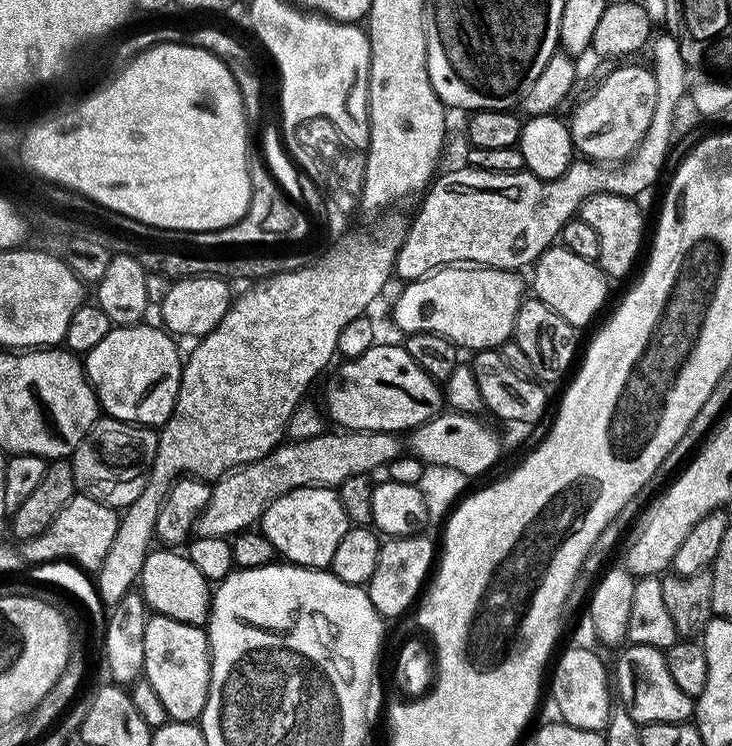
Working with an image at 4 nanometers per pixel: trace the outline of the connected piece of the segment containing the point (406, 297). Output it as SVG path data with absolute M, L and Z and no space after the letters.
M451 266L437 268L435 271L428 273L427 276L414 280L403 285L404 289L400 292L400 297L396 300L396 305L392 308L392 320L401 328L401 333L411 334L413 332L429 332L430 334L438 334L442 338L446 338L452 344L455 344L457 349L465 350L464 348L472 348L471 350L496 350L501 344L509 343L513 339L512 331L514 330L514 322L516 315L520 309L521 300L526 296L526 284L519 280L520 277L515 271L506 269L496 269L481 266Z

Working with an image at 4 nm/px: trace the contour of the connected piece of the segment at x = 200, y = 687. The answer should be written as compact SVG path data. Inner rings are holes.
M149 615L142 676L150 682L150 686L154 686L154 694L162 698L162 706L166 706L169 720L199 721L210 690L211 669L212 654L204 628L195 628L186 622L174 622L174 618Z

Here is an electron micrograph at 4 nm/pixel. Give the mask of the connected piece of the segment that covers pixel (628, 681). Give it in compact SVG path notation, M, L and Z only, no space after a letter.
M632 642L623 649L625 652L616 660L616 676L614 672L614 688L620 691L619 703L641 726L654 722L691 721L694 716L693 697L678 690L674 678L670 678L670 670L666 670L664 652L656 648L659 647L652 642Z

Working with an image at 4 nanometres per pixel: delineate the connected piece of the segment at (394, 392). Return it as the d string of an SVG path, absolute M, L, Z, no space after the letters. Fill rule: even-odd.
M378 342L357 360L344 360L341 365L324 392L327 415L330 420L332 415L336 423L333 425L341 429L404 434L439 416L445 407L441 385L432 380L399 343Z

